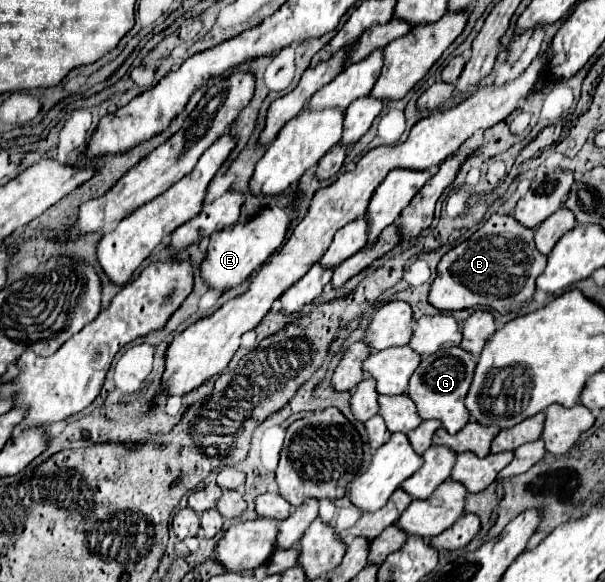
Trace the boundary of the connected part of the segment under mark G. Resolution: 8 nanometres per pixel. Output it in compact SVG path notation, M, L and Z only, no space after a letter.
M460 346L440 350L432 356L424 356L420 366L414 370L408 390L406 390L410 400L416 404L418 416L422 420L432 420L432 418L440 420L442 428L446 428L450 434L456 434L458 430L462 430L470 418L466 406L464 406L464 398L470 388L474 368L476 368L474 356L468 354L466 350L462 350Z

